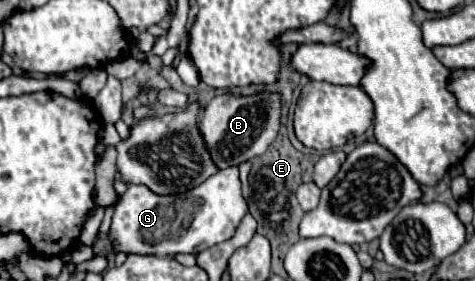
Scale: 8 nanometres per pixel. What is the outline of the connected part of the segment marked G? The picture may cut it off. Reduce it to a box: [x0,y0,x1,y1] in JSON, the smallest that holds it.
[109,166,247,258]

